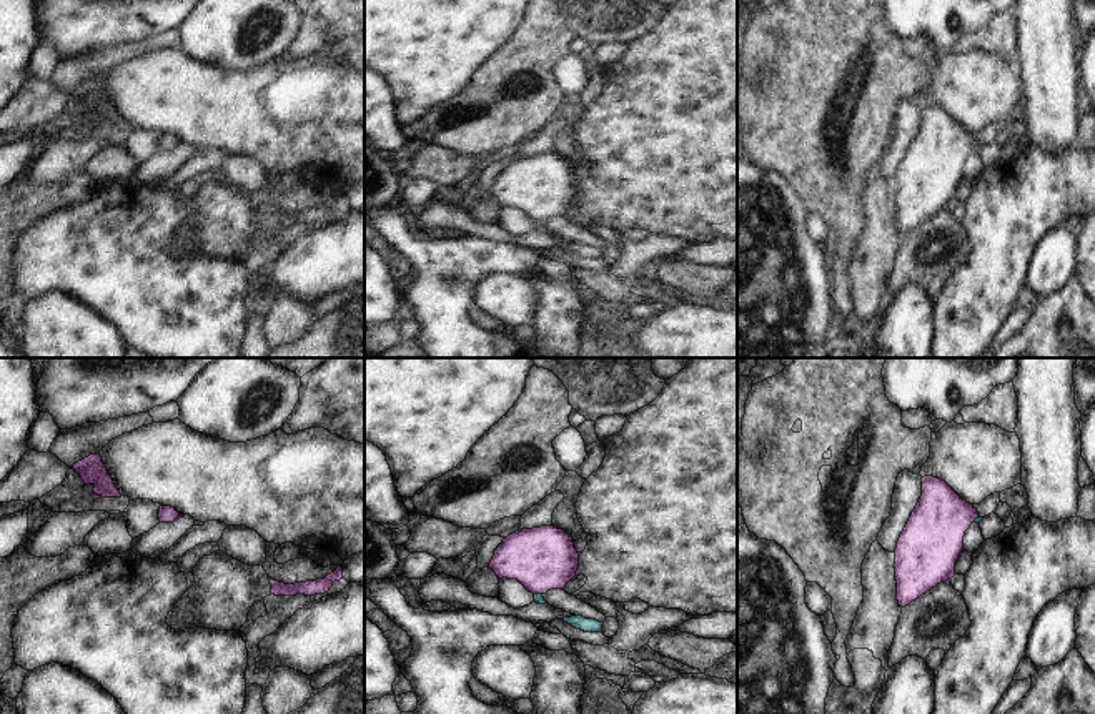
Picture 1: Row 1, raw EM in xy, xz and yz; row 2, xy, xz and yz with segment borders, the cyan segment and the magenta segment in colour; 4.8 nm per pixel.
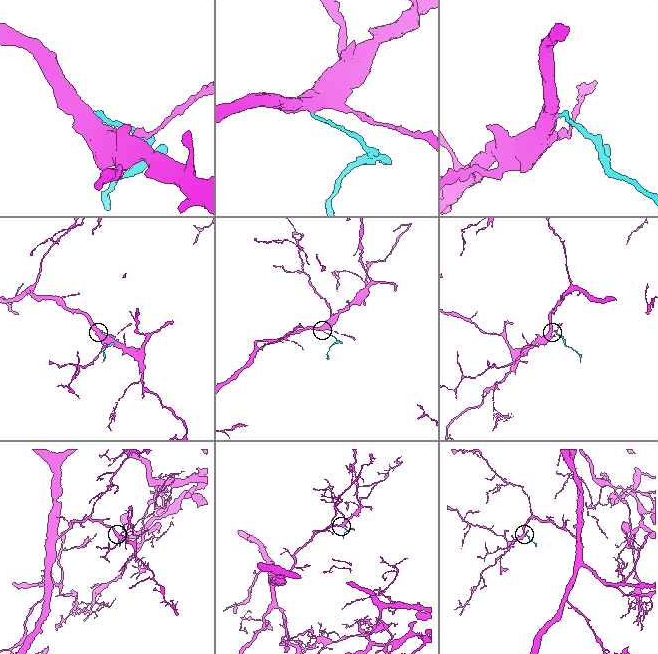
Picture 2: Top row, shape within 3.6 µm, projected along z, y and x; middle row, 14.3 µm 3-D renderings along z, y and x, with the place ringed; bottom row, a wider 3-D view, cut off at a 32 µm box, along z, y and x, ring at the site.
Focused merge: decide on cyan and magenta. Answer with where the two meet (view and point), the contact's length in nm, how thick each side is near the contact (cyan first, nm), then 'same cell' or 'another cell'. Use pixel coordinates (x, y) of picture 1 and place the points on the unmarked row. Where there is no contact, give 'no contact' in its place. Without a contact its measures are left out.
xz (538, 222) | 40 nm | 50/300 nm | same cell

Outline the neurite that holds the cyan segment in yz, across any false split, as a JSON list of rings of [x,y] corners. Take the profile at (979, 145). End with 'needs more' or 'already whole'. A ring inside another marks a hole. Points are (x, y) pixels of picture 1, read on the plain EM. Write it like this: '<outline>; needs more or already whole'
[[[922,105],[922,123],[894,178],[900,235],[955,203],[965,158],[982,146],[945,108]]]; needs more

